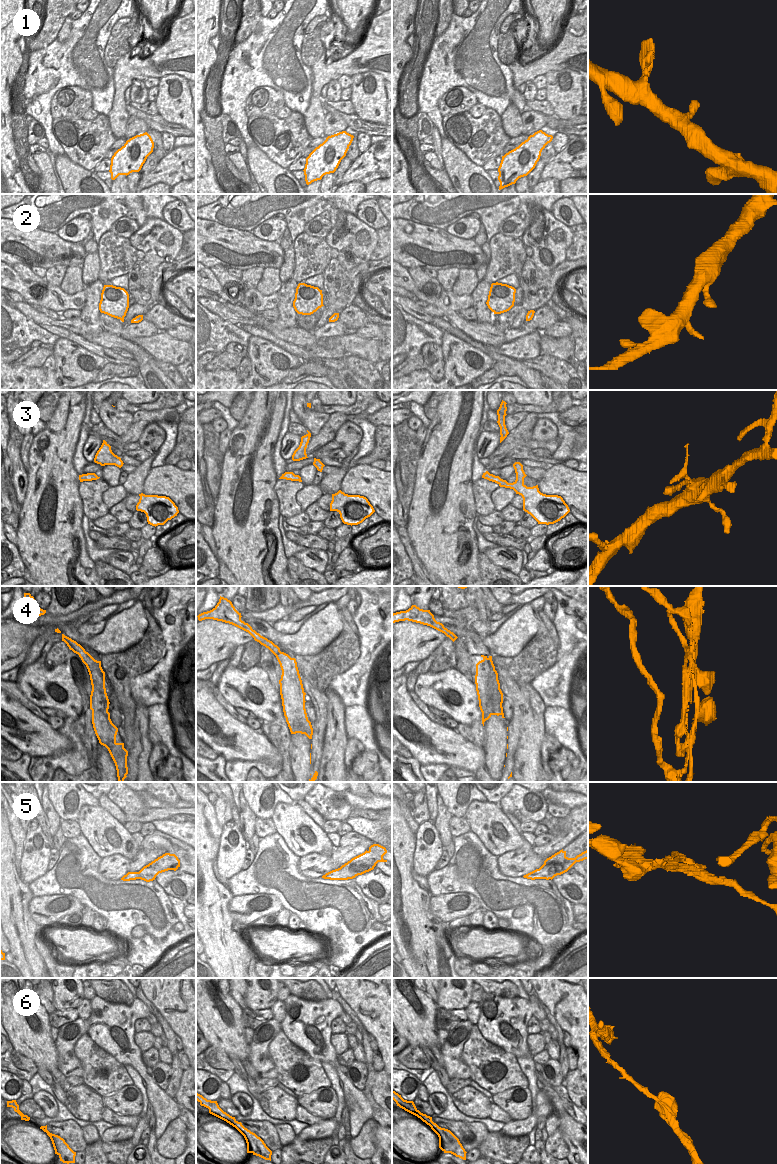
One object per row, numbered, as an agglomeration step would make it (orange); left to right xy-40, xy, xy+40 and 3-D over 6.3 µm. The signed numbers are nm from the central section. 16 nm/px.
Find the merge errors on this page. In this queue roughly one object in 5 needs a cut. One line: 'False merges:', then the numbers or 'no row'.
False merges: 4, 5

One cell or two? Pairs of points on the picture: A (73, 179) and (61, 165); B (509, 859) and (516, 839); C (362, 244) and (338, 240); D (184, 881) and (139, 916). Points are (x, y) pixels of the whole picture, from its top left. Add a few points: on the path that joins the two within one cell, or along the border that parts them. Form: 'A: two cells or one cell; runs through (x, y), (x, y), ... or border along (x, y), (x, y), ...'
A: one cell; runs through (72, 176), (64, 168)
B: two cells; border along (524, 839), (519, 847), (506, 851), (498, 857)
C: one cell; runs through (356, 241), (344, 240)
D: two cells; border along (155, 879), (167, 895)

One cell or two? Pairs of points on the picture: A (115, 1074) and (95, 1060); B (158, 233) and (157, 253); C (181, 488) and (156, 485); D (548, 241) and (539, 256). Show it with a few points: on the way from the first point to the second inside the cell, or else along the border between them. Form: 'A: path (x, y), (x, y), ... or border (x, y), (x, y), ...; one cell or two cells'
A: path (111, 1069), (106, 1065), (100, 1065); one cell
B: path (157, 238), (158, 248); one cell
C: path (175, 485), (162, 485); one cell
D: path (548, 245), (543, 252); one cell

